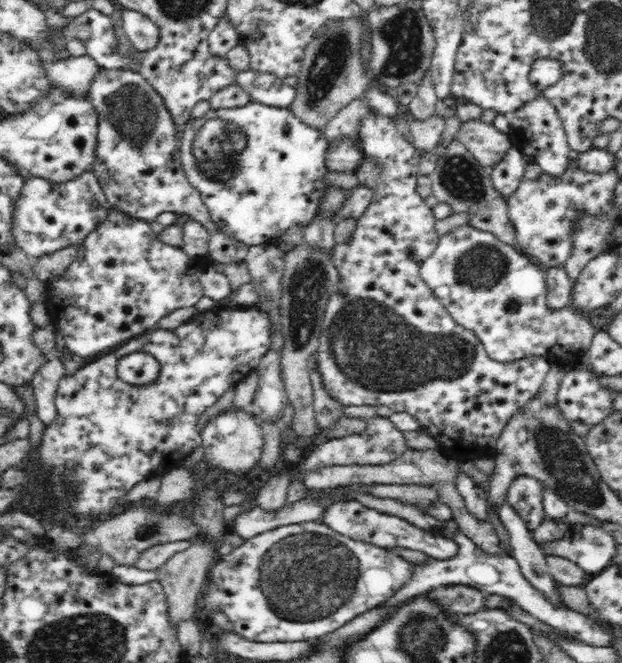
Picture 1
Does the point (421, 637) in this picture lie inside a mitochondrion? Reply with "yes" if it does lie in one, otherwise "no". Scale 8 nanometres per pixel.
yes

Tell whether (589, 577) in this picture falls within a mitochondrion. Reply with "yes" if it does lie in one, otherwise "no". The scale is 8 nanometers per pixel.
no

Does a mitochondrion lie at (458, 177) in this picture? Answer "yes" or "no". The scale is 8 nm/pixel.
yes

